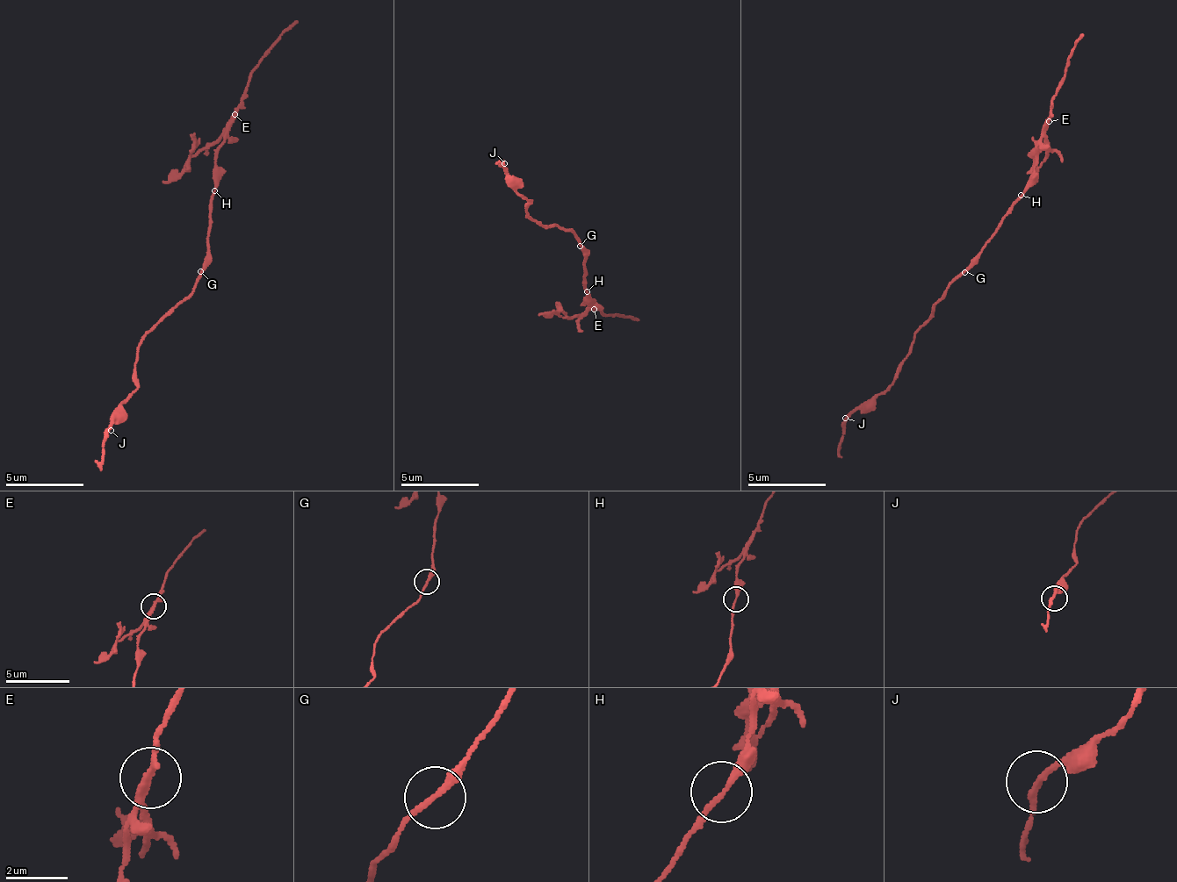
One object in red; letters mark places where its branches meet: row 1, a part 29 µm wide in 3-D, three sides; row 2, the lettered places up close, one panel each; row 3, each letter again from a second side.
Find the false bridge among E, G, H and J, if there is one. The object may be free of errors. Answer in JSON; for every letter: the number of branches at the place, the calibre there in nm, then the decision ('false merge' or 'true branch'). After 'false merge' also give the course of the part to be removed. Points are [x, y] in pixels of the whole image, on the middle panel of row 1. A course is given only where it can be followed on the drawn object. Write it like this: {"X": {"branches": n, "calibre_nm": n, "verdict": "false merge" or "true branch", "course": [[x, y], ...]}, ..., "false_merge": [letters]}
{"E": {"branches": 2, "calibre_nm": 200, "verdict": "false merge", "course": [[595, 310], [576, 316], [539, 314]]}, "G": {"branches": 2, "calibre_nm": 220, "verdict": "true branch"}, "H": {"branches": 2, "calibre_nm": 180, "verdict": "true branch"}, "J": {"branches": 2, "calibre_nm": 200, "verdict": "true branch"}, "false_merge": ["E"]}

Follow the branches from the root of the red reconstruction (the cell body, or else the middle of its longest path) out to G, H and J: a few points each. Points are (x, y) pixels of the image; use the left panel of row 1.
G: (209, 254), (200, 271)
H: (209, 254), (209, 198), (214, 190)
J: (209, 254), (210, 263), (193, 288), (154, 324), (138, 348), (134, 364), (138, 384), (122, 405), (111, 430)

